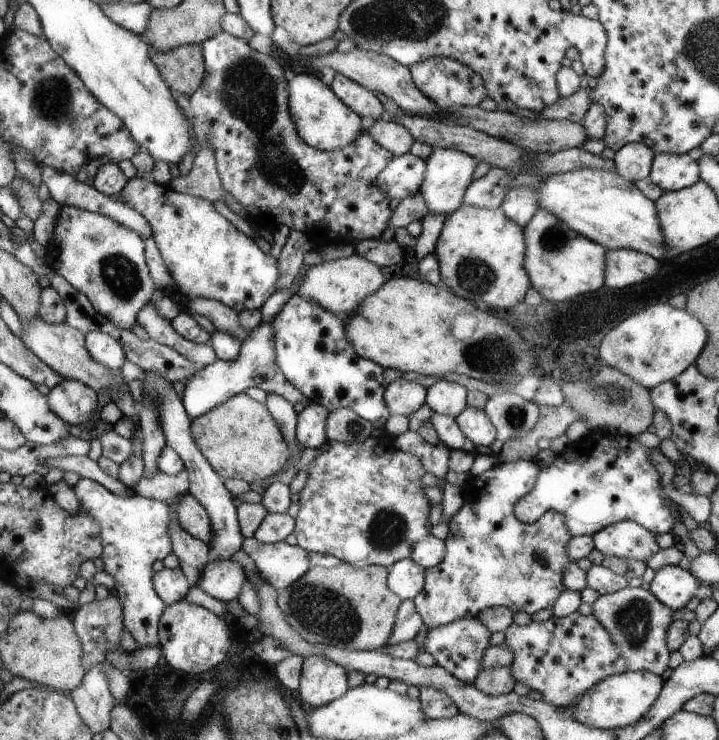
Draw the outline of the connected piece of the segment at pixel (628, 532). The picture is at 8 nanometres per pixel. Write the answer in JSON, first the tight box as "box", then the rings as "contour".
{"box":[592,521,660,562],"contour":[[[637,521],[617,522],[592,535],[594,546],[605,556],[620,557],[646,562],[652,559],[660,546],[655,533],[638,524]]]}

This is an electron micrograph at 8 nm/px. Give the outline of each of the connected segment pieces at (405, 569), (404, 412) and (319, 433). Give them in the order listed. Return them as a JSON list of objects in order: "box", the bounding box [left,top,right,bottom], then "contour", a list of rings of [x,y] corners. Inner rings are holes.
[{"box":[388,558,425,600],"contour":[[[405,558],[389,568],[388,584],[402,600],[414,600],[422,592],[425,569],[412,558]]]},{"box":[385,378,426,417],"contour":[[[402,378],[386,387],[385,402],[389,406],[390,415],[409,417],[425,403],[426,395],[424,386]]]},{"box":[296,403,330,448],"contour":[[[309,403],[297,413],[296,440],[304,448],[320,448],[326,442],[326,420],[330,411],[326,406]]]}]

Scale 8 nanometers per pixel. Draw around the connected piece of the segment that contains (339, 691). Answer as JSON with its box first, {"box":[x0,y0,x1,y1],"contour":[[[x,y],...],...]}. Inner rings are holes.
{"box":[298,656,349,708],"contour":[[[324,656],[303,659],[298,694],[316,708],[333,703],[349,691],[346,668]]]}

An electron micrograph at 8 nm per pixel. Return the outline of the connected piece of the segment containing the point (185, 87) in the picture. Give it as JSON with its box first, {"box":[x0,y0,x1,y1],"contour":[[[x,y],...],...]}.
{"box":[149,44,208,96],"contour":[[[186,44],[168,52],[149,47],[149,55],[173,92],[190,96],[201,87],[208,74],[201,44]]]}

